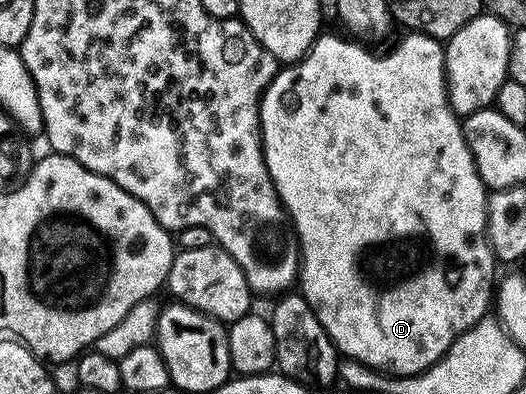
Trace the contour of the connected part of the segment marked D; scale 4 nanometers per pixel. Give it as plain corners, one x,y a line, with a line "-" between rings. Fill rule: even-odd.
328,33
318,35
309,52
305,54
304,59
282,66
277,74
273,76
269,86
266,87
265,94
261,97
261,145
265,149
265,164
267,165
267,173
277,190
277,196
281,199
282,205
285,206
285,214
291,220
291,227
295,232
295,242
299,248
299,293
307,301
307,305
311,305
319,325
323,325
323,329
329,334
329,339
332,341
333,346
337,348
344,358
359,361
363,365
372,367
373,370
382,372
390,377
418,375
431,365
435,365
435,361
439,361
443,357
443,353
447,353
447,349
452,345
453,340
459,338
464,331
470,331
480,319
486,318
490,314
491,304
495,299
493,270
499,267
498,260
495,258
493,249
489,244
489,233
487,231
487,209
489,208
490,192
477,172
473,154
465,140
465,129
462,120
453,112
453,106
449,104
449,87
445,84
444,46
438,40
431,38
430,35
405,33
405,36
386,55
372,55
367,48
360,47
360,45
365,45
354,41
352,38
344,38
340,39
339,36
328,35

